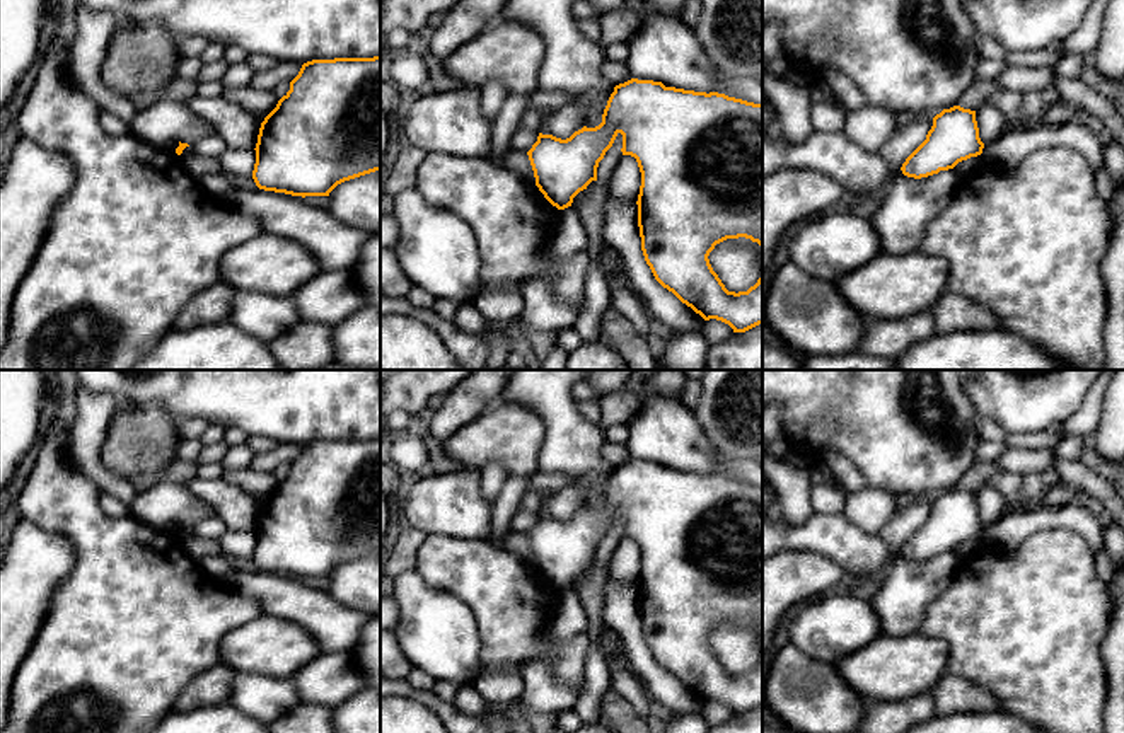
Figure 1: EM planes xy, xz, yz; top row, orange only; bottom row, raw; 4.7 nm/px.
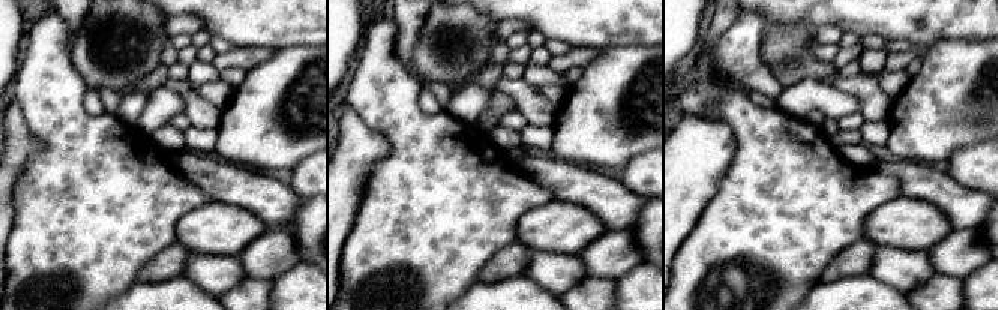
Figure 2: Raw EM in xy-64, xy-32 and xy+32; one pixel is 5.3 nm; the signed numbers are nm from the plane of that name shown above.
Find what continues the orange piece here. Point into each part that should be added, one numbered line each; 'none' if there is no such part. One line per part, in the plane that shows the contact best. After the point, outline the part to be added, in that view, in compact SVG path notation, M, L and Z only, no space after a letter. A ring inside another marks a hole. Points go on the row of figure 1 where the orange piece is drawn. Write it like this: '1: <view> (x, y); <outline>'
none

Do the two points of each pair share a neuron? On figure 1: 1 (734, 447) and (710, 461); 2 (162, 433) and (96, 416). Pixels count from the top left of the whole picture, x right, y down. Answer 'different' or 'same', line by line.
1: different
2: different

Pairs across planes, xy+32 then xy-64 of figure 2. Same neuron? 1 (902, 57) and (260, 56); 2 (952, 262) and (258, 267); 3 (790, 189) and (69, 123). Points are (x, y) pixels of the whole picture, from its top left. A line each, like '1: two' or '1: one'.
1: one
2: one
3: one

